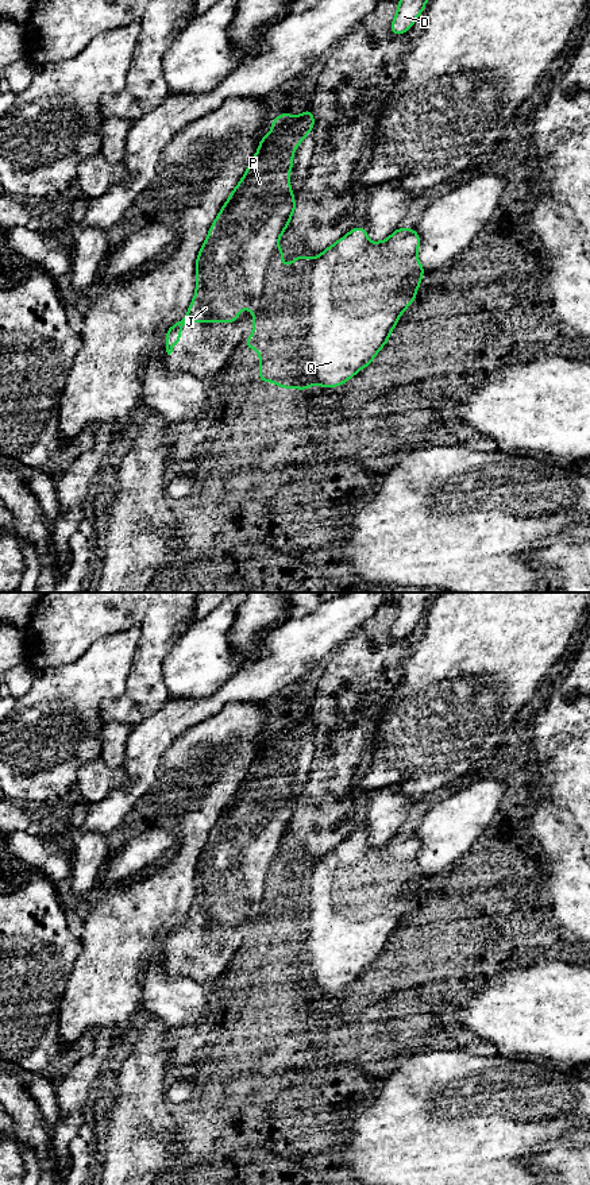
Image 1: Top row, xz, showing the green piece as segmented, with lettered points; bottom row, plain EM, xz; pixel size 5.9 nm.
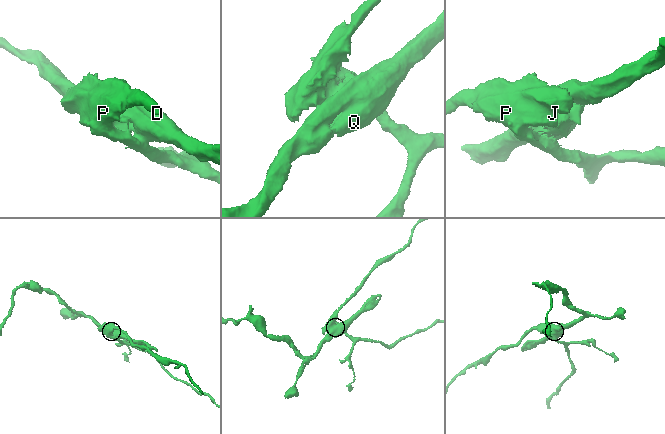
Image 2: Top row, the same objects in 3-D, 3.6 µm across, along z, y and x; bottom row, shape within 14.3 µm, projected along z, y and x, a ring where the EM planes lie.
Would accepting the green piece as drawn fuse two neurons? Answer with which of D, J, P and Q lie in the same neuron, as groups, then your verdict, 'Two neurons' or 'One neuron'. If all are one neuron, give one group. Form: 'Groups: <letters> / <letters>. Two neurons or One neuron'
Groups: D J P / Q. Two neurons

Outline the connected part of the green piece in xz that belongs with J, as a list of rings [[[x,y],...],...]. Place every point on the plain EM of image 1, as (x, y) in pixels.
[[[305,714],[300,721],[292,721],[288,717],[281,718],[271,726],[271,736],[259,745],[257,759],[250,765],[250,771],[243,779],[240,787],[235,791],[228,804],[220,814],[213,829],[209,833],[196,865],[196,898],[186,916],[186,920],[169,933],[165,939],[166,957],[173,957],[173,950],[180,946],[181,934],[185,927],[238,927],[238,919],[242,914],[257,915],[262,910],[262,902],[269,889],[269,879],[274,873],[278,887],[289,887],[289,871],[282,871],[284,854],[278,852],[278,844],[292,826],[292,818],[296,817],[294,799],[289,788],[289,777],[293,773],[293,756],[300,750],[304,742],[313,734],[315,722],[311,714]]]

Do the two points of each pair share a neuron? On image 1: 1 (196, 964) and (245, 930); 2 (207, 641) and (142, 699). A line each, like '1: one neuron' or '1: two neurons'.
1: one neuron
2: two neurons

